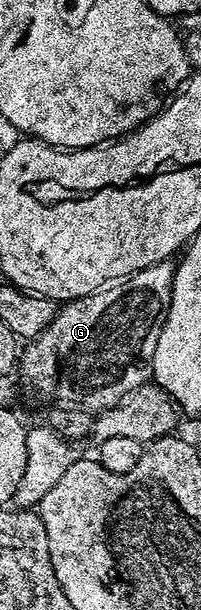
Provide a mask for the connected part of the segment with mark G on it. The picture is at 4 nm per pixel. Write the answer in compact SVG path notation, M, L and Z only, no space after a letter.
M163 260L125 280L82 296L80 300L66 301L56 311L51 325L40 336L34 337L28 348L26 345L22 349L17 365L18 375L23 375L24 382L43 400L56 400L62 406L82 406L91 414L119 407L119 403L131 392L152 379L153 350L157 350L161 326L165 326L169 318L175 271L176 265L171 260Z

